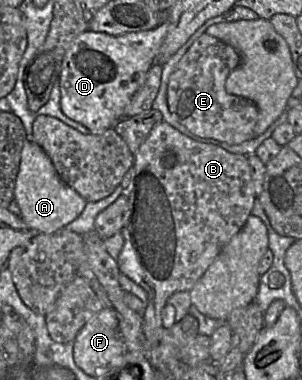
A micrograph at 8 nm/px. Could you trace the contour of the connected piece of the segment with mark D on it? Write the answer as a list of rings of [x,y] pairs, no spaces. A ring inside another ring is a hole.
[[[169,21],[148,31],[109,35],[86,31],[68,49],[58,78],[61,110],[68,118],[100,134],[123,118],[132,97],[143,85],[167,35]]]

